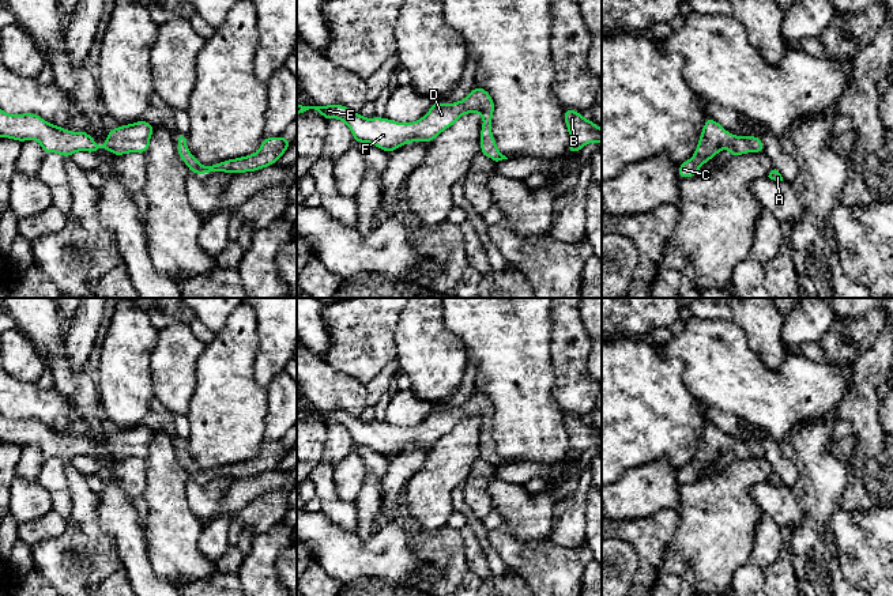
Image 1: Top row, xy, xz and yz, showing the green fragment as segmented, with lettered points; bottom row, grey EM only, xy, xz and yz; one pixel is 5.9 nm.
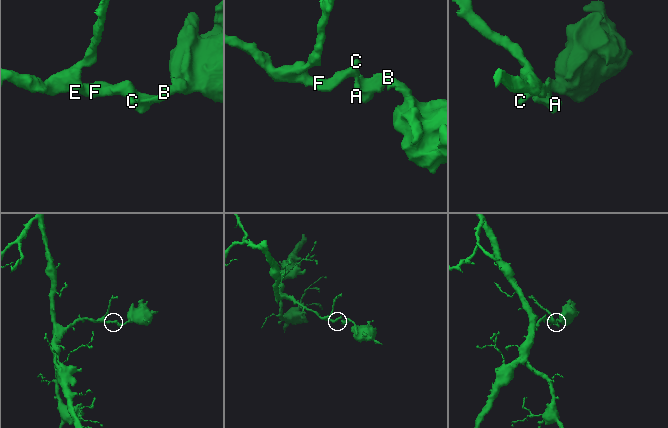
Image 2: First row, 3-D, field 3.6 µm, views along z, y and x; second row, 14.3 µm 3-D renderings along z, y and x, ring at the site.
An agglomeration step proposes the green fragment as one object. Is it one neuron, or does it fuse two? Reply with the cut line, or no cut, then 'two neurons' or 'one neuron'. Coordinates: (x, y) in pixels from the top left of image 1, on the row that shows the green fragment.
no cut; one neuron

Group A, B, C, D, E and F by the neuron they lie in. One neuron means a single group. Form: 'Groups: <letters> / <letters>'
Groups: A B C D E F

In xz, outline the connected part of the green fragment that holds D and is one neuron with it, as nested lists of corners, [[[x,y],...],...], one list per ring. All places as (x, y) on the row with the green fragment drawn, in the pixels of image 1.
[[[478,86],[459,102],[444,105],[440,101],[434,101],[422,118],[407,124],[392,121],[387,117],[365,118],[344,105],[297,105],[297,114],[305,114],[308,110],[317,110],[327,121],[331,118],[344,121],[355,143],[370,143],[388,154],[406,143],[430,143],[463,114],[479,113],[483,117],[481,152],[496,162],[508,159],[498,151],[491,133],[494,101],[485,88]]]

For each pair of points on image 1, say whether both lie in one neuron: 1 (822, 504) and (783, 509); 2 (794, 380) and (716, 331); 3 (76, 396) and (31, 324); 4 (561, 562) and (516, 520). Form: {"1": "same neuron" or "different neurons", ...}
{"1": "different neurons", "2": "same neuron", "3": "same neuron", "4": "different neurons"}

